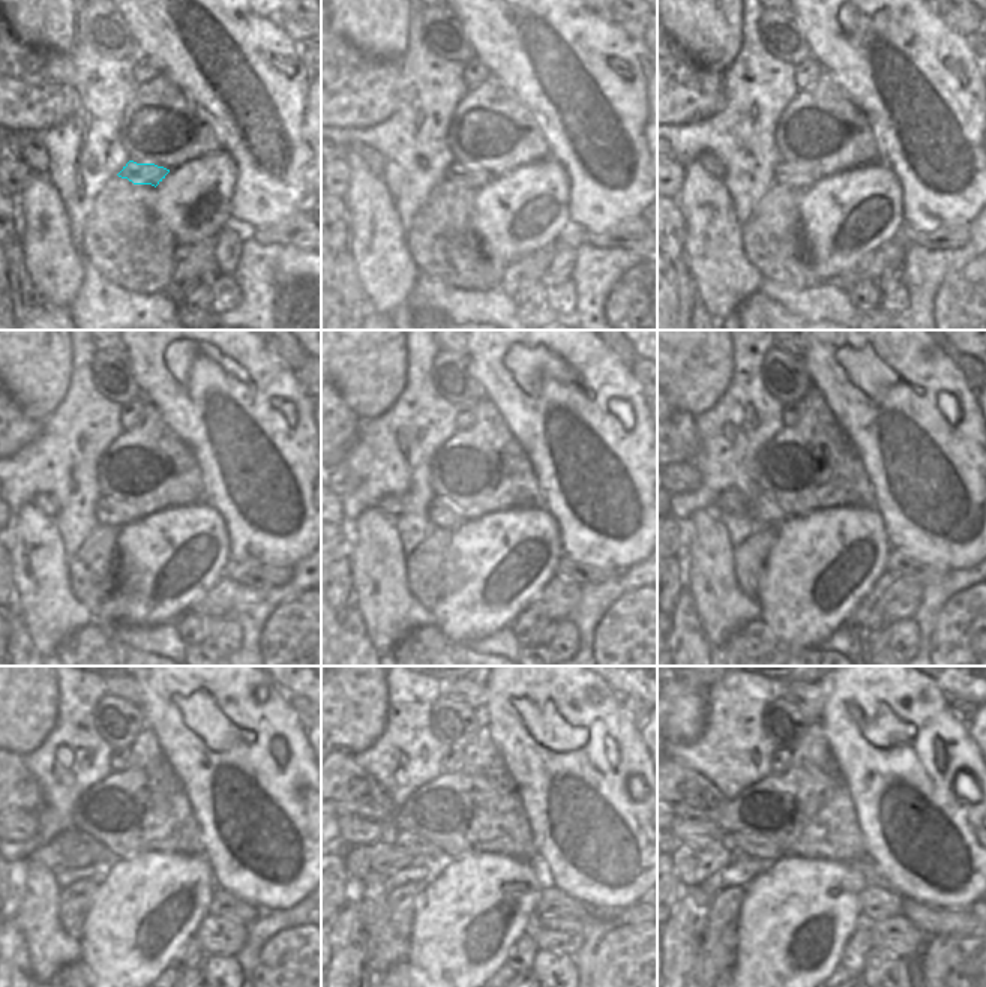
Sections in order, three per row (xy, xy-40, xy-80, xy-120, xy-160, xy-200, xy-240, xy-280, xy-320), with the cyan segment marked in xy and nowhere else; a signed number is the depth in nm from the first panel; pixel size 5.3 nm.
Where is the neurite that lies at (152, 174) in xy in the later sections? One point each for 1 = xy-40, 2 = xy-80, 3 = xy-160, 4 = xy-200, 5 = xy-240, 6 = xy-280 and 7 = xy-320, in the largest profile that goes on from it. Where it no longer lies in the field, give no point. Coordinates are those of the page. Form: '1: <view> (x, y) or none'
1: xy-40 (461, 174)
2: xy-80 (787, 174)
3: xy-160 (440, 513)
4: xy-200 (766, 510)
5: xy-240 (51, 855)
6: xy-280 (384, 858)
7: xy-320 (694, 864)

